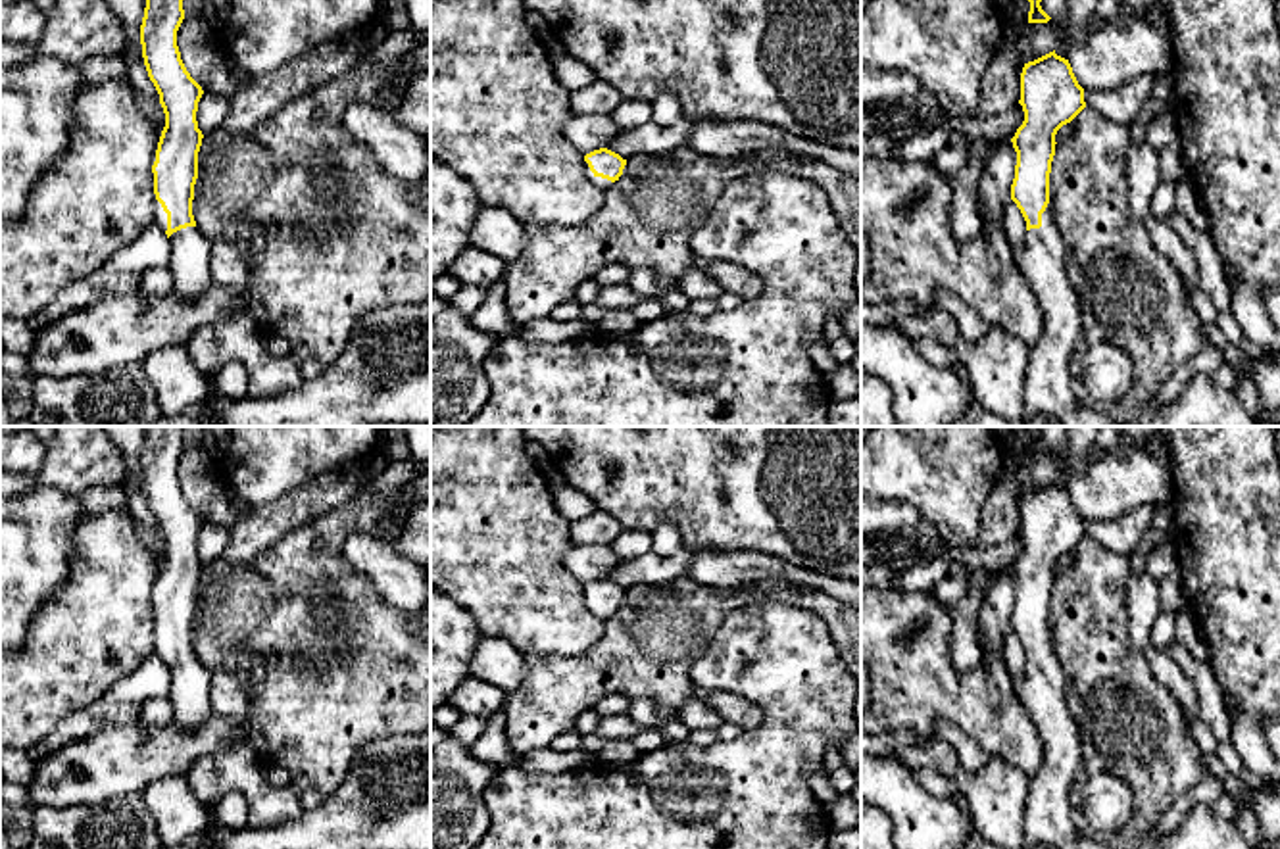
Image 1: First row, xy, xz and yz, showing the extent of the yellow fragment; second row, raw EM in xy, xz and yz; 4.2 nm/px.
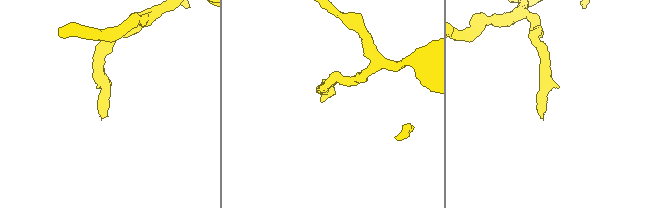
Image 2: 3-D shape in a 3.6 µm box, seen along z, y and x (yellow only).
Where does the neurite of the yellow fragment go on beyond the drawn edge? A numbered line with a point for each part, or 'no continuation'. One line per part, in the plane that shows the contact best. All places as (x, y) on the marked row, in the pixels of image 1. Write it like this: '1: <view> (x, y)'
1: yz (1048, 385)

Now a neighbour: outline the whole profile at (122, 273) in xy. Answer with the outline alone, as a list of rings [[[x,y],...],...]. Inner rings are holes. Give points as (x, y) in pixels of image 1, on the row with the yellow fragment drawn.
[[[152,223],[140,236],[117,250],[98,271],[75,280],[58,294],[48,307],[38,311],[29,323],[35,332],[44,330],[54,321],[92,305],[100,300],[125,296],[140,286],[142,275],[158,265],[169,265],[171,242],[165,230]]]

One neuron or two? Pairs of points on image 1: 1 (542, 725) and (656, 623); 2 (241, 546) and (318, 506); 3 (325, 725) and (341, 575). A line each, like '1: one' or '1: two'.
1: one
2: one
3: one

